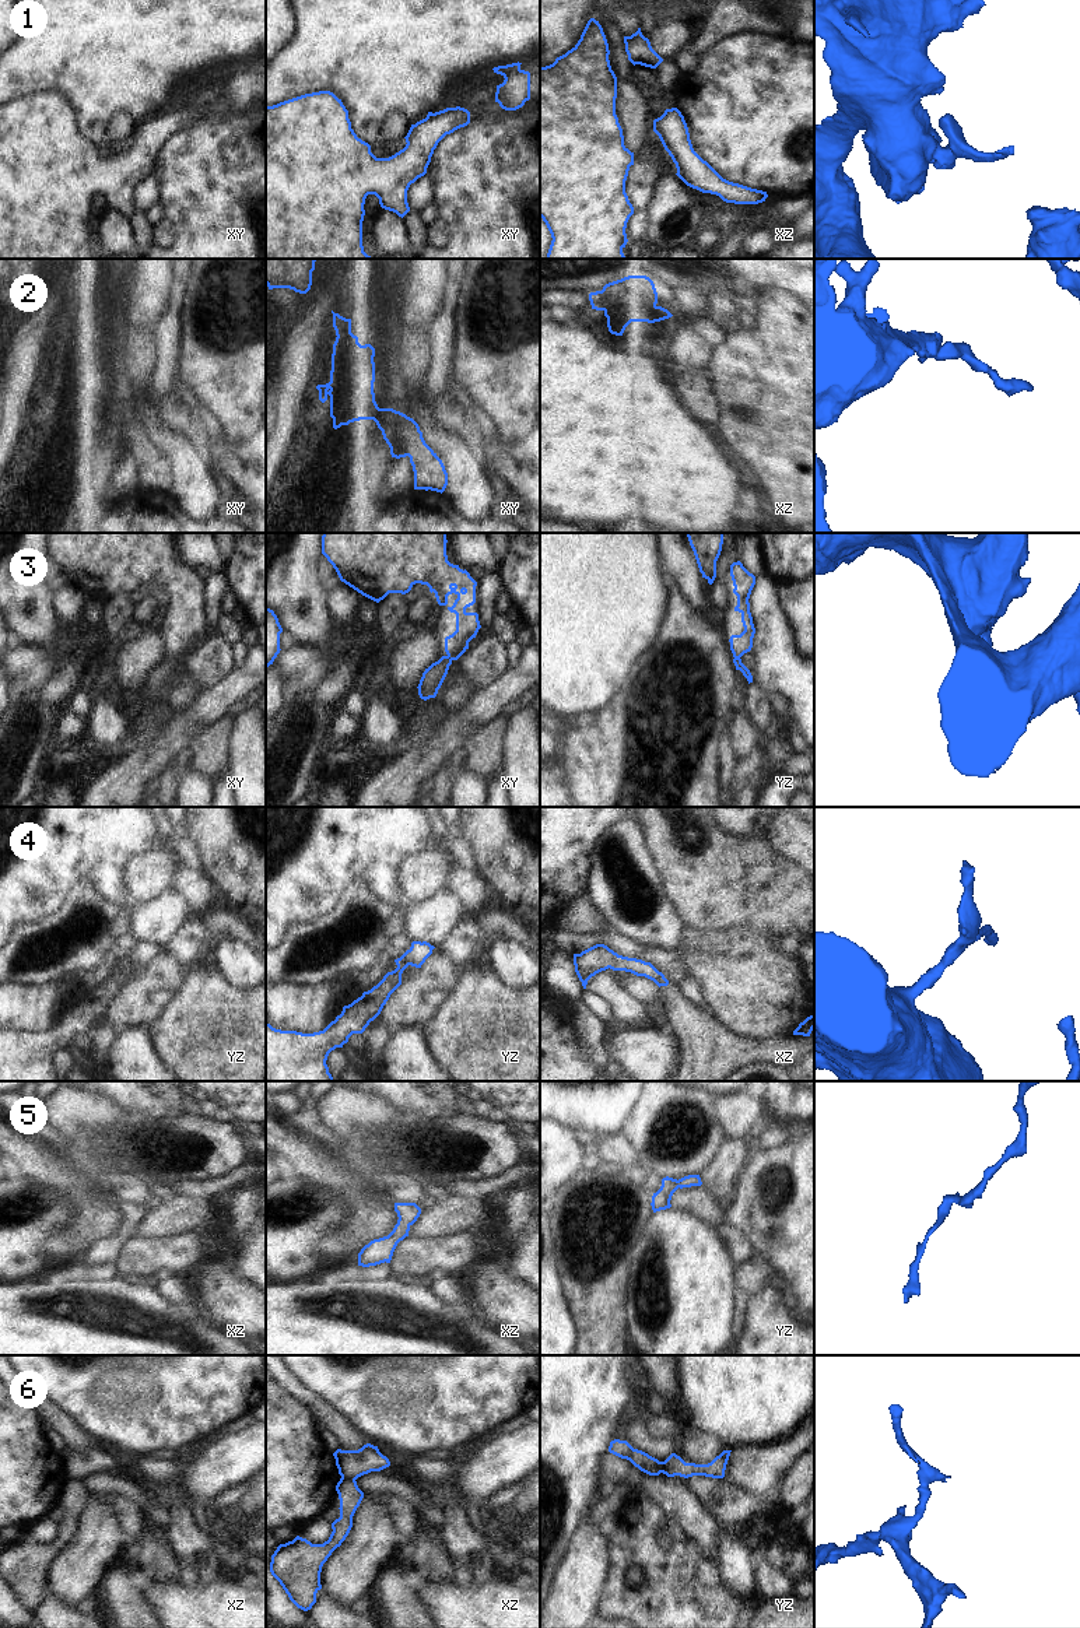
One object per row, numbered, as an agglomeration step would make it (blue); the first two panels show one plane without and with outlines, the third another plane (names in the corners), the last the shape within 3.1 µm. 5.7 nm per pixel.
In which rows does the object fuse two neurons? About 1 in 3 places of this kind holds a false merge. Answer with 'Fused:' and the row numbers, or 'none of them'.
Fused: 6

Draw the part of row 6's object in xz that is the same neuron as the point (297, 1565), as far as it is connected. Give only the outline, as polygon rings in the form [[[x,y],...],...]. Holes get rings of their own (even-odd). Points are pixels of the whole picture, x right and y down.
[[[340,1478],[336,1485],[340,1499],[340,1518],[332,1523],[332,1534],[323,1544],[312,1544],[306,1538],[297,1536],[292,1541],[280,1544],[271,1555],[270,1572],[280,1582],[290,1600],[301,1610],[308,1611],[316,1603],[316,1593],[322,1589],[320,1572],[323,1564],[332,1552],[341,1545],[353,1527],[353,1516],[360,1506],[364,1492],[355,1480]]]

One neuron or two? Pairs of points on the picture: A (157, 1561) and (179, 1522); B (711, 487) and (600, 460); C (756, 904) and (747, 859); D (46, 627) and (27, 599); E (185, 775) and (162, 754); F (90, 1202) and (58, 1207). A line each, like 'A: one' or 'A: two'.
A: two
B: one
C: one
D: one
E: two
F: two

